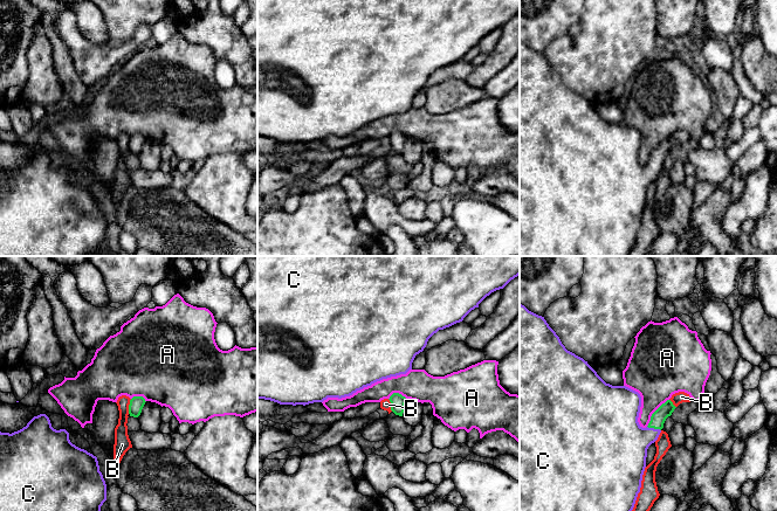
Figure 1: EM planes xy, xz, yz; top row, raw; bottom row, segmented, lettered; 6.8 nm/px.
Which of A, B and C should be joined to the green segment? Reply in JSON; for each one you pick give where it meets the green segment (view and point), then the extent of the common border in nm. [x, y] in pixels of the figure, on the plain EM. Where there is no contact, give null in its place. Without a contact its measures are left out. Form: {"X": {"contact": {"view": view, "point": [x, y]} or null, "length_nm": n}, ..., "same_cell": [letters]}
{"C": {"contact": {"view": "yz", "point": [654, 166]}, "length_nm": 100}, "same_cell": ["C"]}

